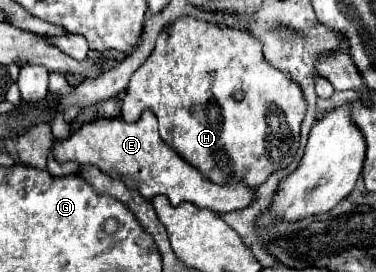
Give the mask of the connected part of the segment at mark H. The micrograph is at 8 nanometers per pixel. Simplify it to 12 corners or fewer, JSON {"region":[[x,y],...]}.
{"region":[[179,18],[121,106],[215,184],[293,160],[305,100],[247,30]]}

